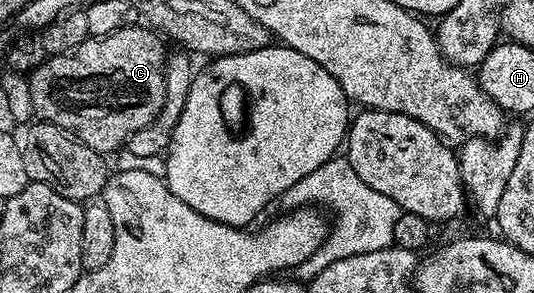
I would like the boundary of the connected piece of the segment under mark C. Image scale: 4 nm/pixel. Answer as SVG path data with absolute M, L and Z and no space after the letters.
M139 27L122 28L108 36L92 36L65 54L47 56L43 64L29 74L31 104L35 107L35 116L40 121L63 128L93 151L102 154L118 153L130 136L141 130L141 126L149 126L149 122L161 114L161 106L165 102L168 53L163 52L164 41L160 33L150 27Z

